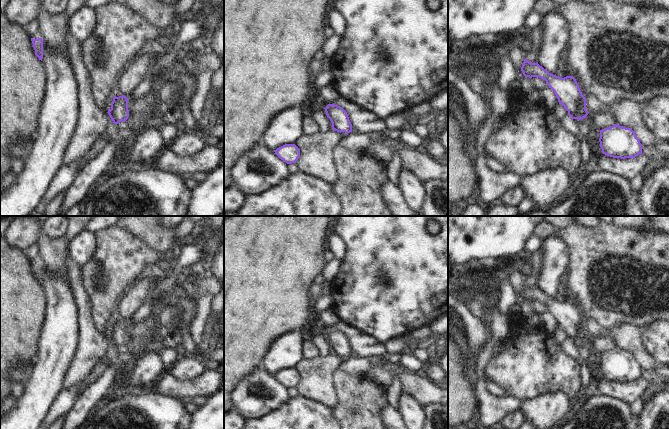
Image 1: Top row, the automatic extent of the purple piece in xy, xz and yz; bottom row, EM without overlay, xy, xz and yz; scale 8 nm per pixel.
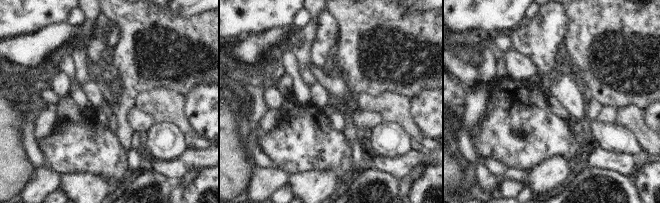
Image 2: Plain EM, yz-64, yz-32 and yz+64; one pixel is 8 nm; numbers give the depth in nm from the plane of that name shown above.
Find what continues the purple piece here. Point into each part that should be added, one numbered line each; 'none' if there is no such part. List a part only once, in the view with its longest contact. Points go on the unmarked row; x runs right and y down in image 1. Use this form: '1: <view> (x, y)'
none.

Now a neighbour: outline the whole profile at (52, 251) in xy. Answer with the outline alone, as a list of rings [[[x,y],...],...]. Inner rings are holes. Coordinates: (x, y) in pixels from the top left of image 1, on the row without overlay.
[[[41,232],[35,245],[38,247],[42,264],[51,273],[63,275],[68,281],[63,266],[64,258],[68,255],[68,242],[63,237],[50,239],[47,235]]]

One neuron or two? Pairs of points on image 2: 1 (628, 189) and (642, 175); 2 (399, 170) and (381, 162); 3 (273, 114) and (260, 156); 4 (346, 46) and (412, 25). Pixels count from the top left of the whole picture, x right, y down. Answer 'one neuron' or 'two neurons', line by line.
1: two neurons
2: one neuron
3: two neurons
4: one neuron

